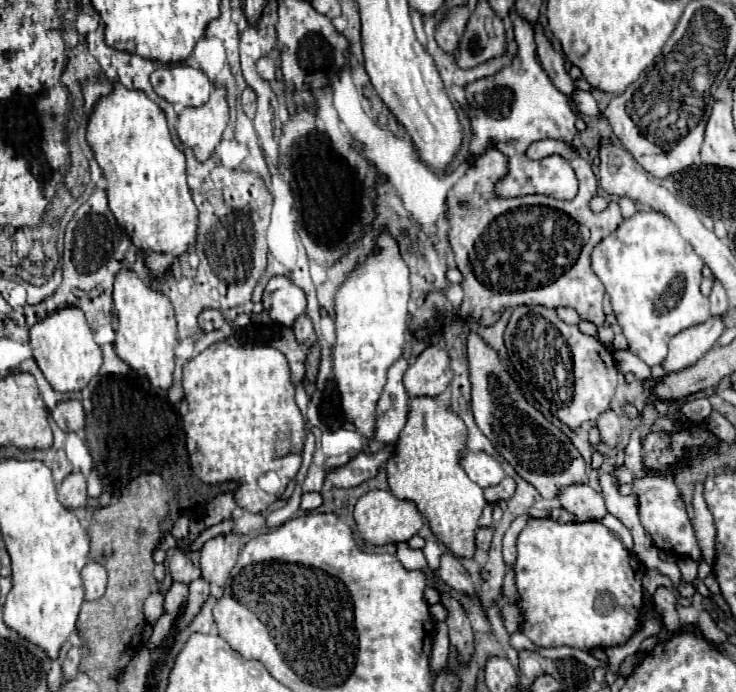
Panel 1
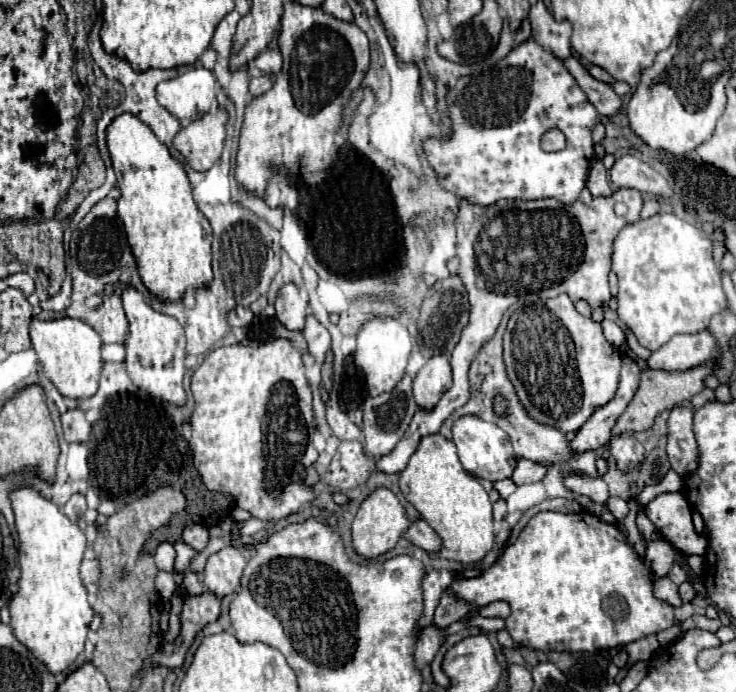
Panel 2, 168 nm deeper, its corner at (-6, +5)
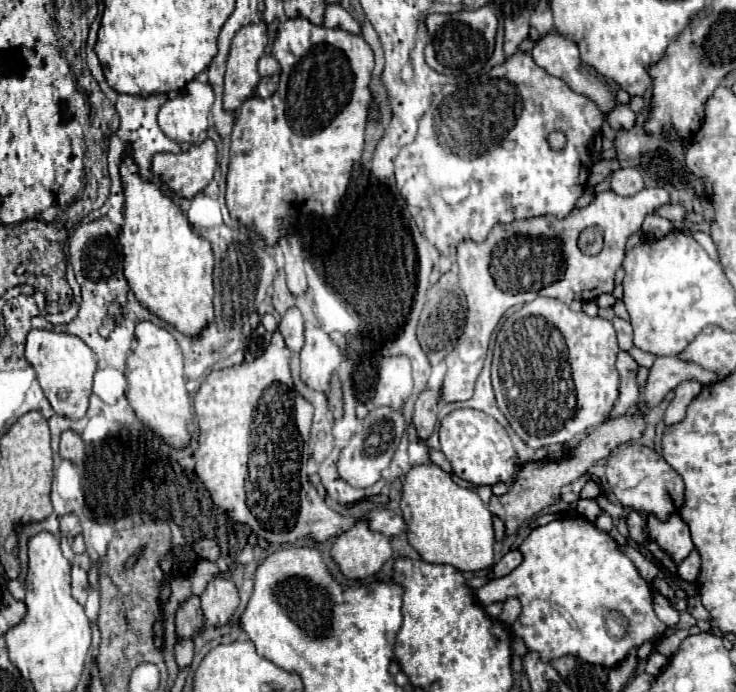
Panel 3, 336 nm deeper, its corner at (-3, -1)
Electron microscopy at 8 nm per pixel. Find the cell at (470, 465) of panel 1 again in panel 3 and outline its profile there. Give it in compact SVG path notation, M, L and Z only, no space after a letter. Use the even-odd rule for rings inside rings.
M459 408L447 414L439 426L441 452L451 462L453 472L471 484L497 484L511 480L515 472L515 450L507 430L489 414L471 408Z

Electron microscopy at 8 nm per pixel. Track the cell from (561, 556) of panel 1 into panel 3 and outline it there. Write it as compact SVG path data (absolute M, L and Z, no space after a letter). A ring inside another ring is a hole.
M569 516L553 520L545 526L531 530L529 538L519 546L523 562L507 576L491 580L483 588L475 590L477 600L487 606L491 602L503 602L507 598L519 598L523 604L521 616L513 622L515 636L523 638L529 650L541 654L543 662L551 662L559 656L573 654L589 664L615 666L633 648L639 648L645 640L665 632L665 624L655 616L653 590L647 580L641 578L635 564L619 550L619 544L603 530L595 528L583 516Z

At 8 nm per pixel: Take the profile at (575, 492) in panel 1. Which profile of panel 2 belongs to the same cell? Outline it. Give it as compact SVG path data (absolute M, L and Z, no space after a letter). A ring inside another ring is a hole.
M608 498L608 510L616 516L616 520L622 520L628 514L628 504L622 498Z

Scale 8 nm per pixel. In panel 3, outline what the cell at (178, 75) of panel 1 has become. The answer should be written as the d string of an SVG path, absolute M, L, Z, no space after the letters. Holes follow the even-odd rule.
M193 80L183 92L171 94L159 110L159 128L177 144L193 144L209 128L213 90L209 84Z

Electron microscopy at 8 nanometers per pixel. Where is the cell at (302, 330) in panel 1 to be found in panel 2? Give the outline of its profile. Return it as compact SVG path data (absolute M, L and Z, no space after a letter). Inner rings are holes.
M308 316L306 326L304 326L302 332L304 332L304 338L308 342L308 352L316 358L318 364L322 364L326 352L330 350L330 334L328 334L328 330L314 316Z

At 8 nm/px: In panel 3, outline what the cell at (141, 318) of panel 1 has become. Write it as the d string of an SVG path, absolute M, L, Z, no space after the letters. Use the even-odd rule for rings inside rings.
M139 322L137 330L137 348L127 360L127 400L133 408L137 420L153 432L153 436L161 438L171 448L187 448L193 438L193 416L191 416L191 400L185 388L183 376L183 358L181 350L167 330L151 324Z

